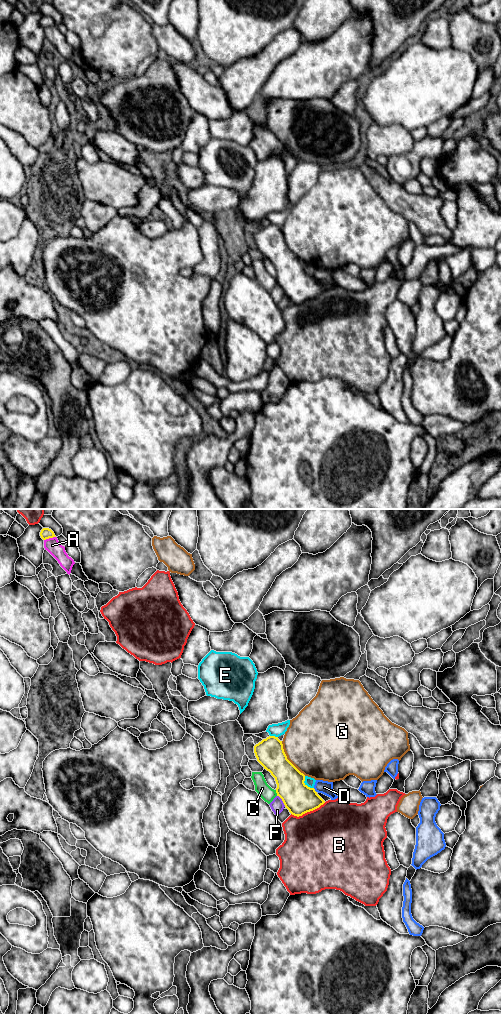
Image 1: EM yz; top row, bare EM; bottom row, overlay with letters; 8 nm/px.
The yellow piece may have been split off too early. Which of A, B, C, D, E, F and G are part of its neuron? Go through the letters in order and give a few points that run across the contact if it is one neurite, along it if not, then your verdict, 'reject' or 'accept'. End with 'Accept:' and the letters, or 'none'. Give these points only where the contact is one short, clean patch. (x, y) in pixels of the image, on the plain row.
A: reject
B: reject
C: line yz (275, 278), (277, 283); reject
D: line yz (313, 276), (316, 280); reject
E: reject
F: reject
G: reject
Accept: none

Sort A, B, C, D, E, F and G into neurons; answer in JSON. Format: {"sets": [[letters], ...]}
{"sets": [["A", "D"], ["B"], ["C"], ["E"], ["F"], ["G"]]}

